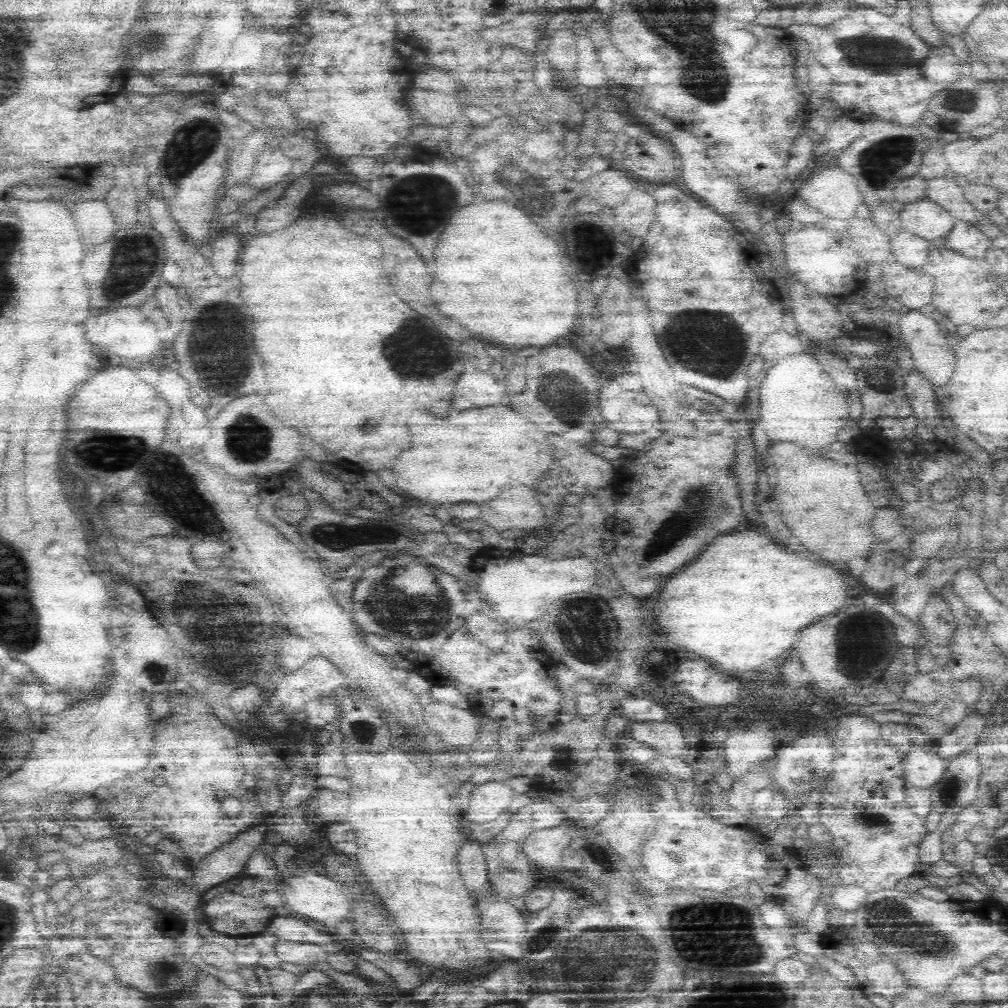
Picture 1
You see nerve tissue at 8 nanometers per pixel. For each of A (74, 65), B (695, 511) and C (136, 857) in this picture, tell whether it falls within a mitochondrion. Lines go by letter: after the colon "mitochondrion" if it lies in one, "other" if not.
A: other
B: mitochondrion
C: mitochondrion

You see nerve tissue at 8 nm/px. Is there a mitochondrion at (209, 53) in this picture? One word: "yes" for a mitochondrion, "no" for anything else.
no

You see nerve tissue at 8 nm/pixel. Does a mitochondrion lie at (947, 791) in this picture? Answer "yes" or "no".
yes

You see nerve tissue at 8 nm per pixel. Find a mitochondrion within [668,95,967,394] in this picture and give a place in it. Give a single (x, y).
(877, 162)

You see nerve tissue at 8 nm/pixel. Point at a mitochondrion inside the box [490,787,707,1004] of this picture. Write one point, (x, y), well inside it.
(604, 963)

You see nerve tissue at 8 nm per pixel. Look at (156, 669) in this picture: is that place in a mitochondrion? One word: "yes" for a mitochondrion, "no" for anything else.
yes

